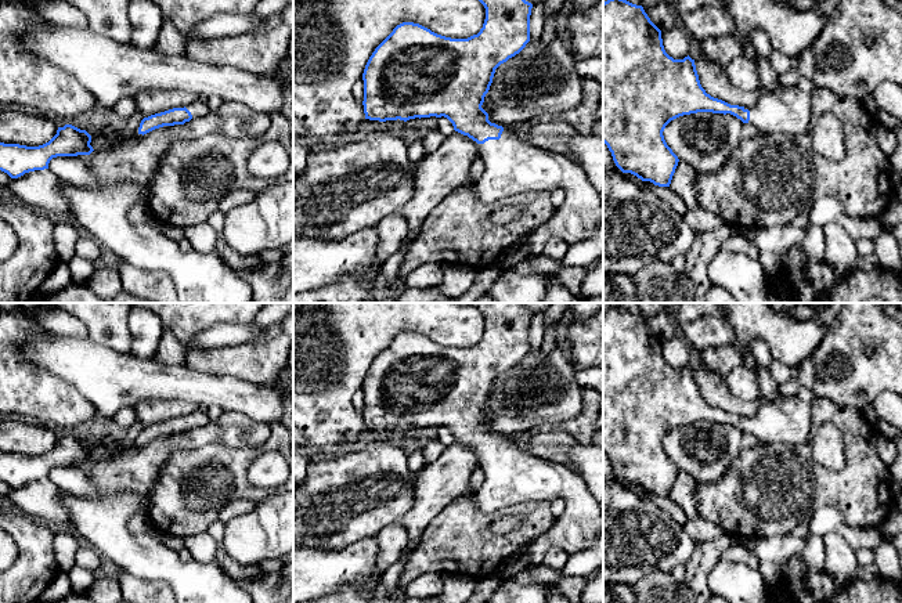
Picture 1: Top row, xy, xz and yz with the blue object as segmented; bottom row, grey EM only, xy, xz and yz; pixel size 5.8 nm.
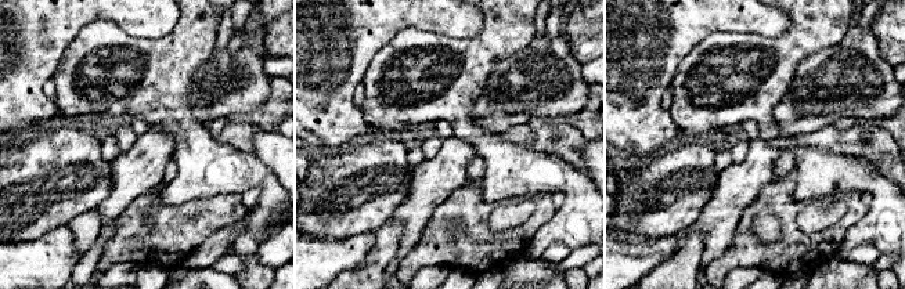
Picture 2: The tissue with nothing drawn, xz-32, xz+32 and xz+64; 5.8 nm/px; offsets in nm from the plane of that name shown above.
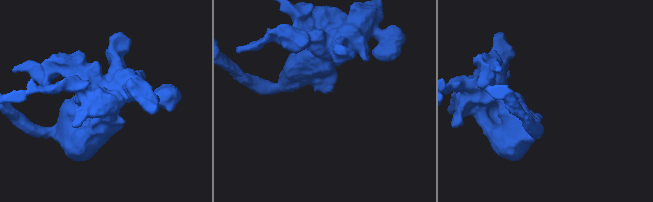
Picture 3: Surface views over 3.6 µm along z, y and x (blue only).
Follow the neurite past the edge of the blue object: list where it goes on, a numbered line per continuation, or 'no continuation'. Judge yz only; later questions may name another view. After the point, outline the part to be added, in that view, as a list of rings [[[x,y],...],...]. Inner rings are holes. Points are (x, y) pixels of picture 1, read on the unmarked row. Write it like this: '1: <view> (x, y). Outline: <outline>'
1: yz (790, 421). Outline: [[[798,396],[783,398],[777,404],[762,404],[757,414],[744,416],[750,420],[748,433],[754,436],[760,444],[782,443],[790,445],[802,445],[812,437],[812,411],[811,402],[804,401]]]

